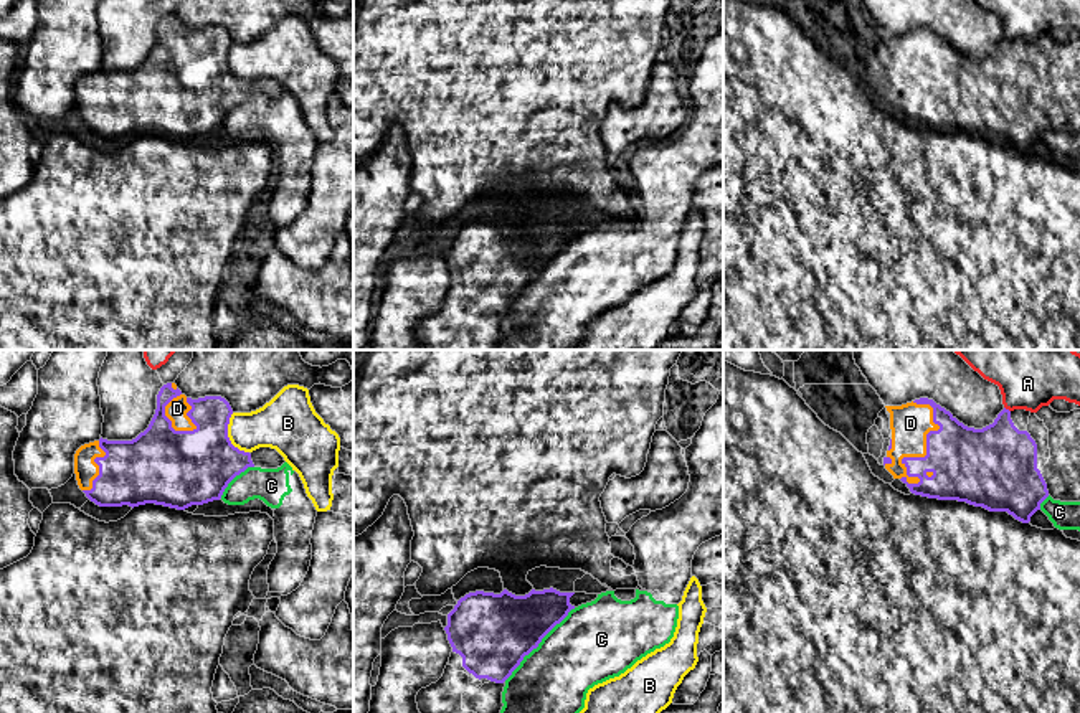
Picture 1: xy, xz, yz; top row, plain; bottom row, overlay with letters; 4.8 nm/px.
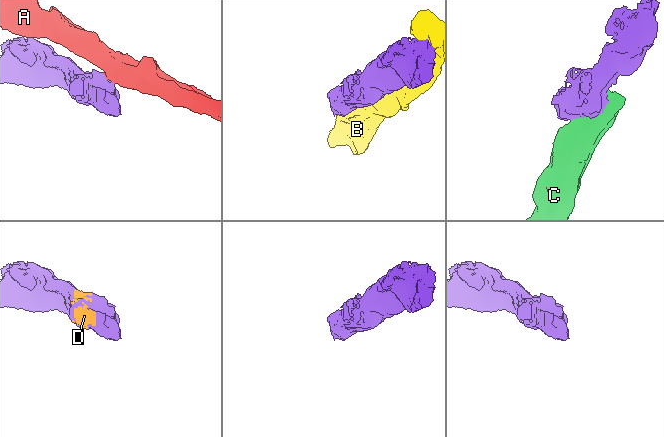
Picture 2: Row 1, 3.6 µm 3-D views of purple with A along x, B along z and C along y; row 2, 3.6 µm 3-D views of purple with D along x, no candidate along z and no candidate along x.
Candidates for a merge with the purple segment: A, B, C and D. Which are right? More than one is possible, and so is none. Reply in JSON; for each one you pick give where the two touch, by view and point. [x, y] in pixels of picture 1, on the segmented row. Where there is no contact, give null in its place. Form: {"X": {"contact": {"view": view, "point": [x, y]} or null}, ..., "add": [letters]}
{"D": {"contact": {"view": "yz", "point": [927, 446]}}, "add": ["D"]}

